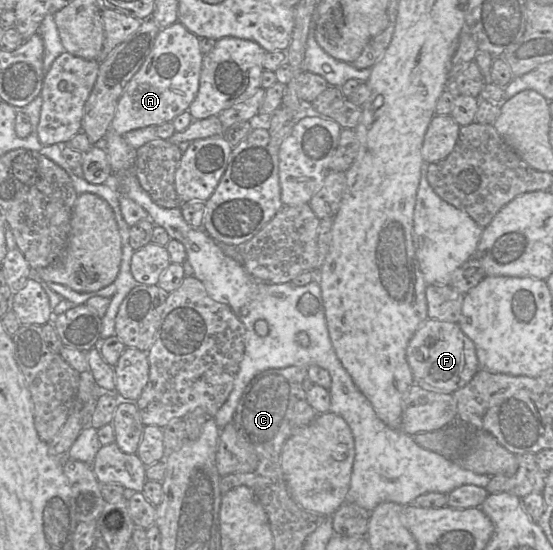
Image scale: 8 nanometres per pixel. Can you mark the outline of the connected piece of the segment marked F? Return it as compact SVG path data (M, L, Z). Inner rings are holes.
M428 318L410 339L406 358L414 383L441 393L453 393L464 387L480 369L473 341L462 331L458 322ZM428 341L433 341L424 347Z

